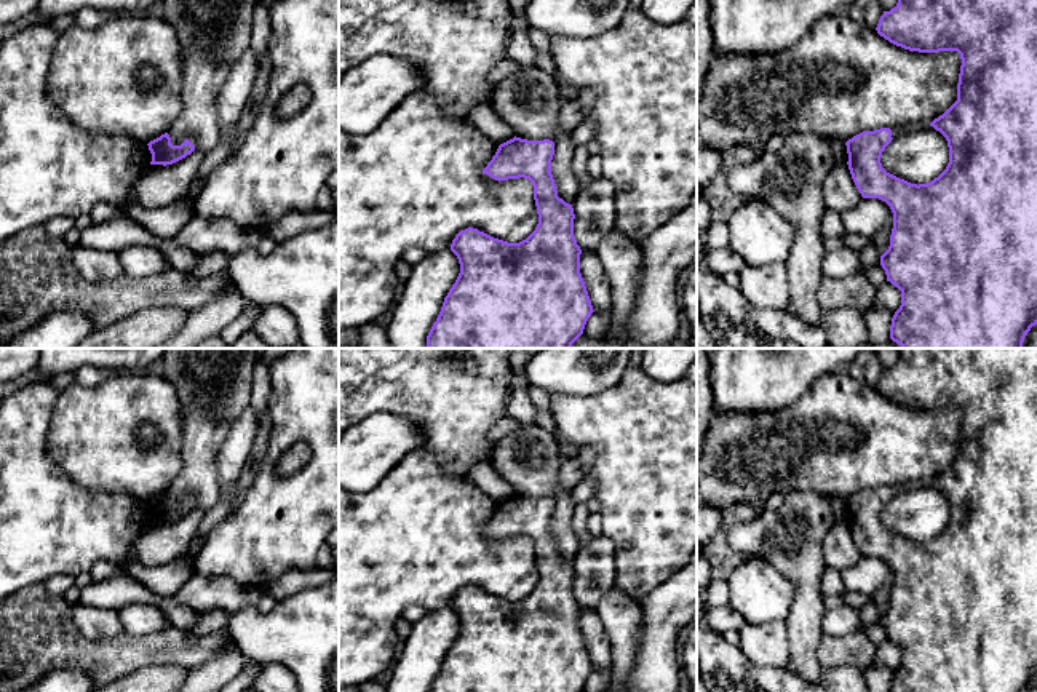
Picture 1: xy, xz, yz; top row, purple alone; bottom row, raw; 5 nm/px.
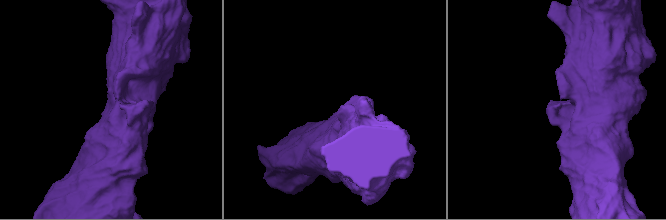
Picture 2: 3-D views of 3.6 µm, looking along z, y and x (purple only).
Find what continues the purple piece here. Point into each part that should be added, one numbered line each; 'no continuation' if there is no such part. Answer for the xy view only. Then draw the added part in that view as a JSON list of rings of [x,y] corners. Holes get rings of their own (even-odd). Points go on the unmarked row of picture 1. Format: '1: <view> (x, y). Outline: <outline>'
no continuation

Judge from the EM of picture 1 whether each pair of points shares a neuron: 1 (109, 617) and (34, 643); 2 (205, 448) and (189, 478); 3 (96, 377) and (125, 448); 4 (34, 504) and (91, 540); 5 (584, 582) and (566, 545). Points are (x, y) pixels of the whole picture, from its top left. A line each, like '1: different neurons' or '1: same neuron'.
1: different neurons
2: same neuron
3: different neurons
4: same neuron
5: different neurons

